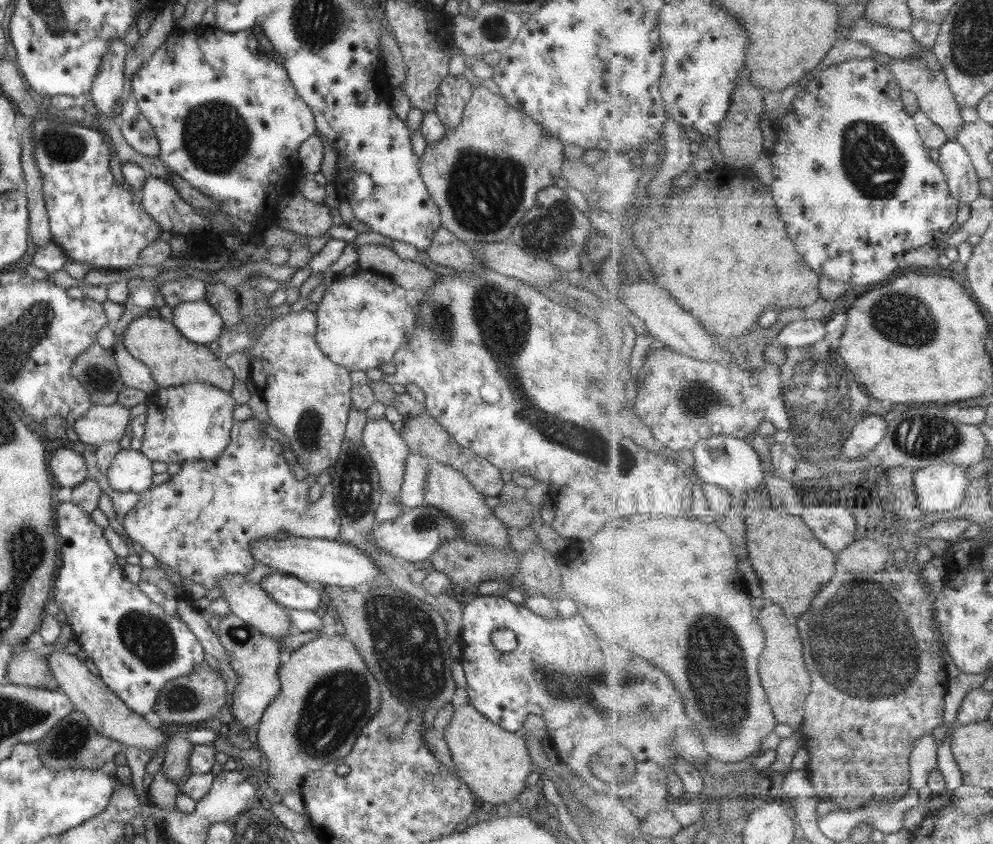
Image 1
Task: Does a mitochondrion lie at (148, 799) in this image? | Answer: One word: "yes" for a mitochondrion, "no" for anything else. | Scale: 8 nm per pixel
no

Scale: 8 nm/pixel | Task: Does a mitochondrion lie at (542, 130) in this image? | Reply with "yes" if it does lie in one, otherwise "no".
no

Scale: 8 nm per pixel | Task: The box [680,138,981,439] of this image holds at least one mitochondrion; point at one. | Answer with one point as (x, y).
(892, 314)

